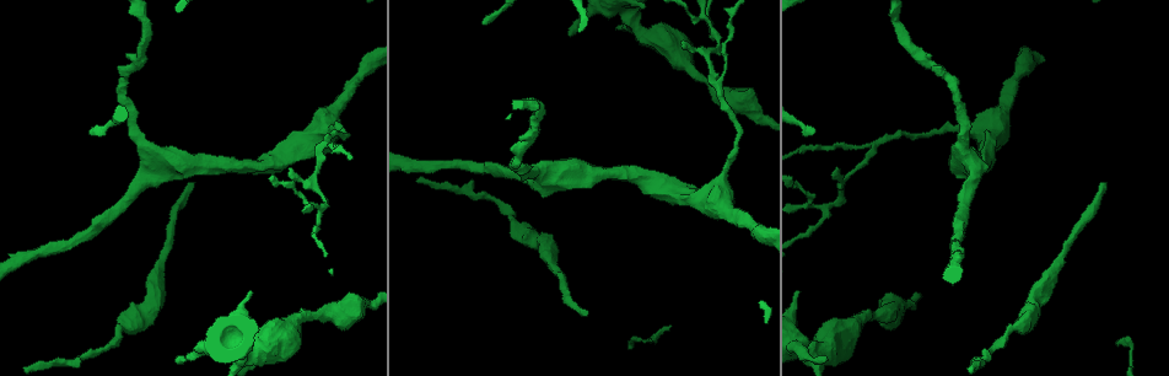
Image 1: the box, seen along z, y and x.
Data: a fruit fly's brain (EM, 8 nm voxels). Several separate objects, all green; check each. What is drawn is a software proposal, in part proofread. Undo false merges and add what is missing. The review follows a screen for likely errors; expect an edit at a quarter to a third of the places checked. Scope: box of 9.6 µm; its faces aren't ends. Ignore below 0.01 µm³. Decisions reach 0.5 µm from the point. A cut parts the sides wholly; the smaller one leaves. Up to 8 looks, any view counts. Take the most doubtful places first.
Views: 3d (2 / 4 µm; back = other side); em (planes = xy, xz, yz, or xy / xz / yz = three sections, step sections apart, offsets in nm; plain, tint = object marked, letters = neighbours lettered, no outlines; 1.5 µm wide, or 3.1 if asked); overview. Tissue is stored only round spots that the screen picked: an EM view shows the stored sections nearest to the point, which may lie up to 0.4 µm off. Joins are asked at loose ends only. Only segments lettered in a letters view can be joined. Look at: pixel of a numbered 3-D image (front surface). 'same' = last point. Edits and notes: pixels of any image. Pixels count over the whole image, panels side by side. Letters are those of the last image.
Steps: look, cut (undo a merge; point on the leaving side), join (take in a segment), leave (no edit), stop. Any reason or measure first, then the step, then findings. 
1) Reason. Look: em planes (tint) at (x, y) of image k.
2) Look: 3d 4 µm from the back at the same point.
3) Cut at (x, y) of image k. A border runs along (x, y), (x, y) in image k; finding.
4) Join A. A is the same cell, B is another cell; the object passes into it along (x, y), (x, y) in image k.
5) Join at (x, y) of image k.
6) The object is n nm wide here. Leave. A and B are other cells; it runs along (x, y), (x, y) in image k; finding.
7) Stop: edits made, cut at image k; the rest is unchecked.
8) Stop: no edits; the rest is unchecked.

Long arm stops here. Look: em planes (letters) at (813, 131) of image 1.

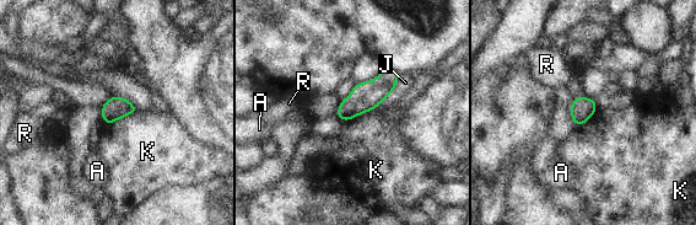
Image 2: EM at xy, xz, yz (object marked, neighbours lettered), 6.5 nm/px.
Leave. A, J, K and R are other cells; a border runs along (138, 110), (108, 124) in image 2; no lettered segment goes on from it.

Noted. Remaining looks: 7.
An open end. Look: em planes (plain) at (250, 291) of image 1.

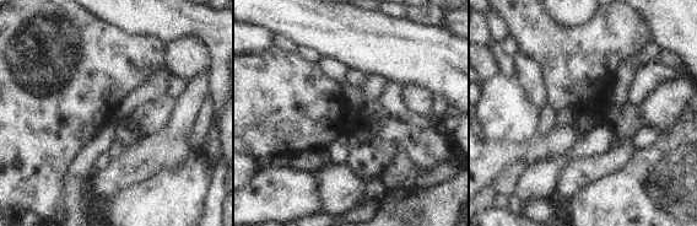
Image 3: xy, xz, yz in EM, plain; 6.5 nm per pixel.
Look: em planes (letters) at the same point.

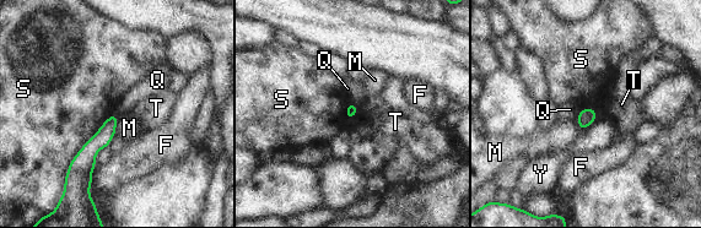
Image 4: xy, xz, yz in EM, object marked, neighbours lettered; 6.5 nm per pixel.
Leave. F, M, Q, S, T and Y are other cells; a border runs along (112, 113), (75, 155), (64, 177) in image 4; none of them fits.

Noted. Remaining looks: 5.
Branch point. Look: em xz step 8 (letters) at (322, 142) of image 1.

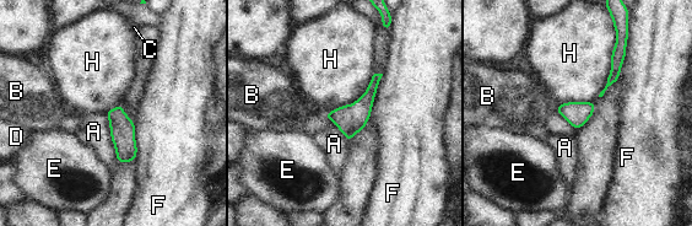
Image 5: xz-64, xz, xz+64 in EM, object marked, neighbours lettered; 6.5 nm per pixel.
The object is 160 nm wide here. Leave. A, B, C, D, E, F and H are other cells; a border runs along (103, 113), (118, 163) in image 5; continuous, no second neuron.

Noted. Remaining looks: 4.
Stop: no edits; the rest is unchecked.

